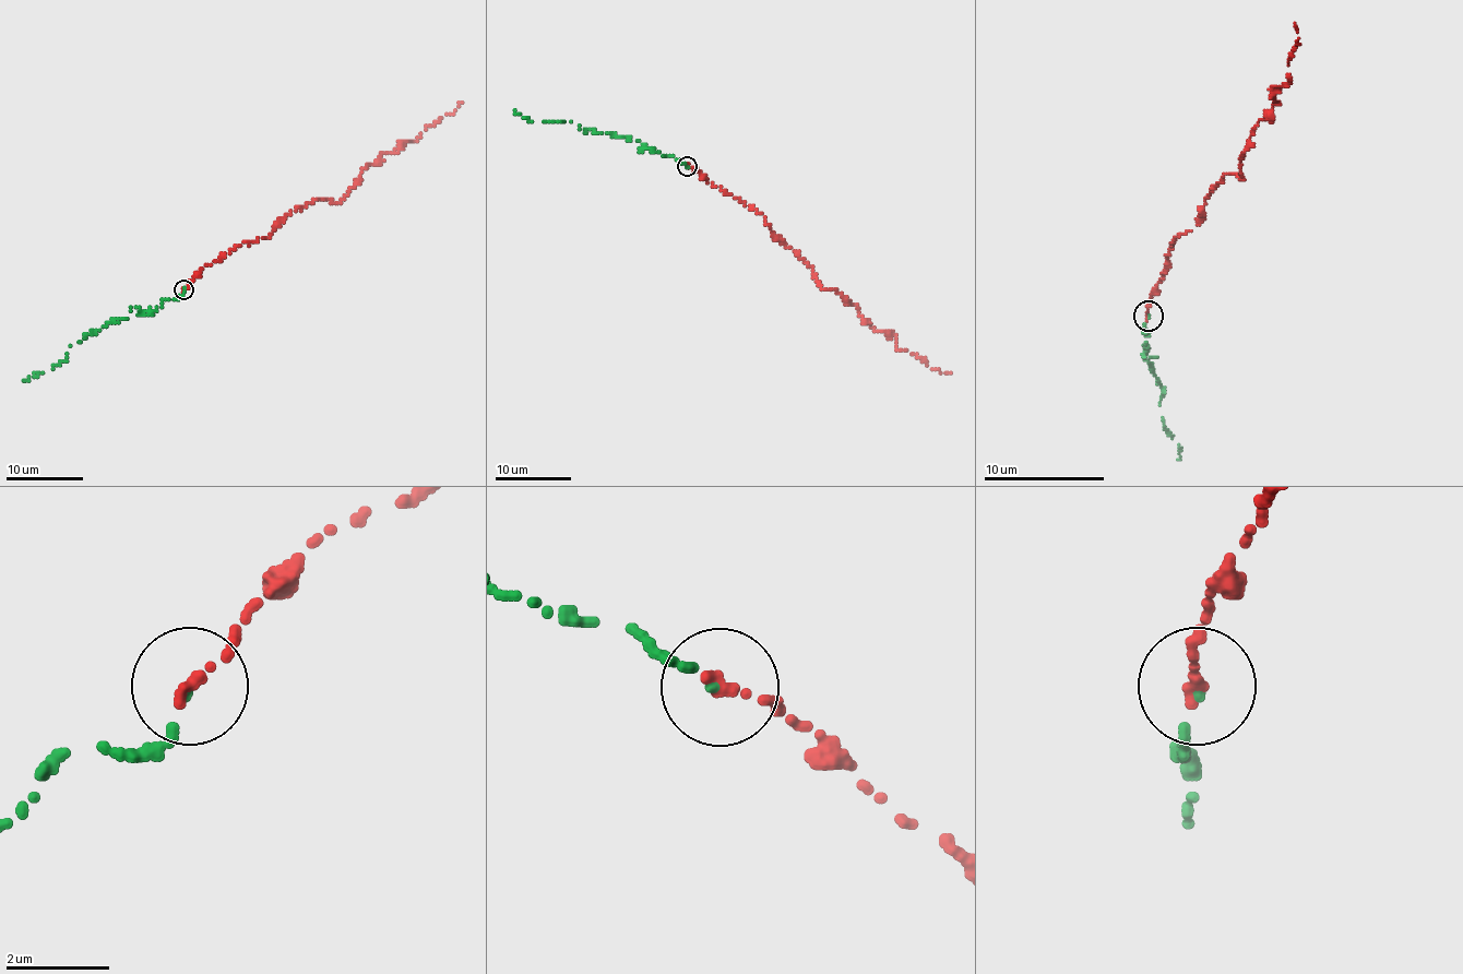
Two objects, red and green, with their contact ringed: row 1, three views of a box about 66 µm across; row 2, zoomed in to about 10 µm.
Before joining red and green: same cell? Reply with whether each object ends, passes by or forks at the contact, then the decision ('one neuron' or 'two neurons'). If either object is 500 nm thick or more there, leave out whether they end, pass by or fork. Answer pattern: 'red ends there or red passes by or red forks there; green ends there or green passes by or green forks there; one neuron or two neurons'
red ends there; green ends there; one neuron

